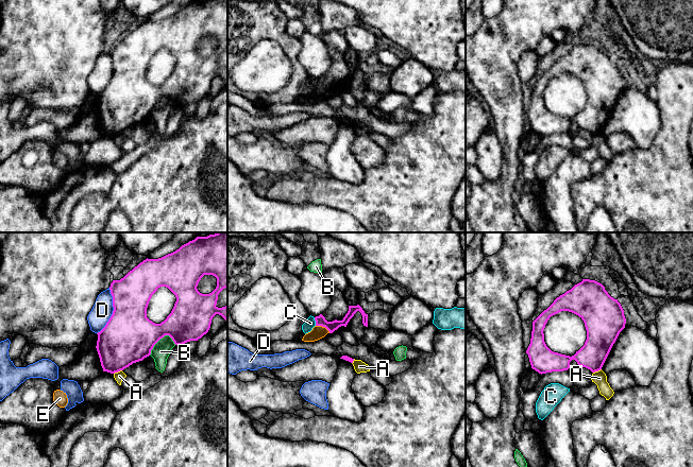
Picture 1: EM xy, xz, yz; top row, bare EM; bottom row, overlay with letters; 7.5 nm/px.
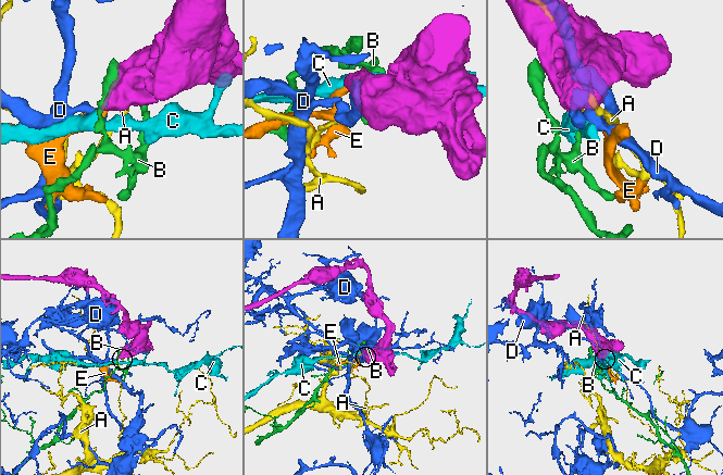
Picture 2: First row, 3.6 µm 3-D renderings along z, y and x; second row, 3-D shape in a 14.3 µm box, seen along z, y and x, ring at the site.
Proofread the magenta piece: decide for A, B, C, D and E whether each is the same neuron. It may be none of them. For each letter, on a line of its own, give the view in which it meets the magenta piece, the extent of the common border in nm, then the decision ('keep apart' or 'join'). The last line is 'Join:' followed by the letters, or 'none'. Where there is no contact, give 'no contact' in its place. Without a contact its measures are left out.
A: xy | 70 nm | keep apart
B: xy | 220 nm | keep apart
C: xz | 70 nm | keep apart
D: xy | 360 nm | keep apart
E: xz | 130 nm | keep apart
Join: none

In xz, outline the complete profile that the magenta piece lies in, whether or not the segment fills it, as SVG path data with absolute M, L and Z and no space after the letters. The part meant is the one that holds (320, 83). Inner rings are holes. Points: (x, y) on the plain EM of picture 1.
M359 67L349 68L349 73L342 83L335 82L333 84L327 84L325 82L325 80L322 76L320 76L319 79L315 80L316 88L325 89L329 93L329 96L333 96L335 92L337 92L341 88L346 89L348 85L350 84L350 82L354 79L354 76L357 73L359 73L362 77L364 88L368 89L368 76L365 75L365 73L362 72L362 70Z

